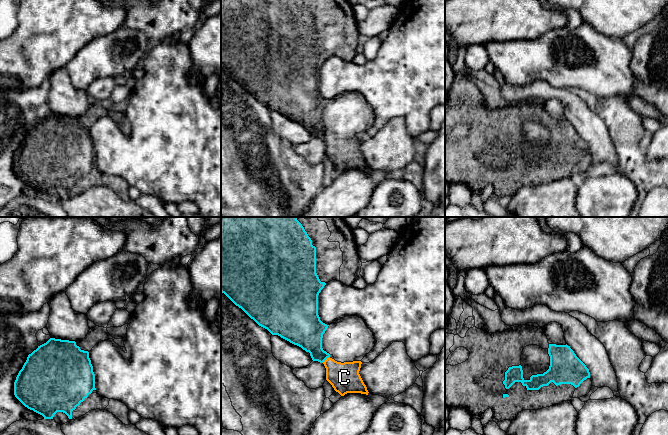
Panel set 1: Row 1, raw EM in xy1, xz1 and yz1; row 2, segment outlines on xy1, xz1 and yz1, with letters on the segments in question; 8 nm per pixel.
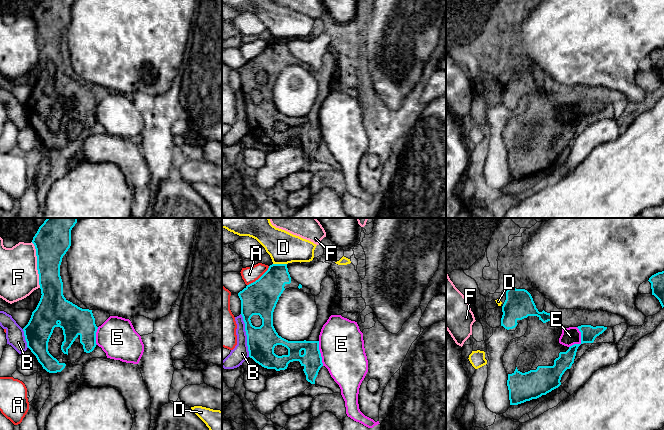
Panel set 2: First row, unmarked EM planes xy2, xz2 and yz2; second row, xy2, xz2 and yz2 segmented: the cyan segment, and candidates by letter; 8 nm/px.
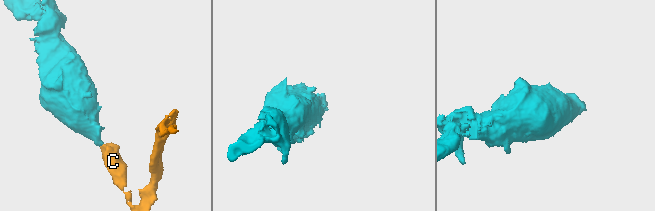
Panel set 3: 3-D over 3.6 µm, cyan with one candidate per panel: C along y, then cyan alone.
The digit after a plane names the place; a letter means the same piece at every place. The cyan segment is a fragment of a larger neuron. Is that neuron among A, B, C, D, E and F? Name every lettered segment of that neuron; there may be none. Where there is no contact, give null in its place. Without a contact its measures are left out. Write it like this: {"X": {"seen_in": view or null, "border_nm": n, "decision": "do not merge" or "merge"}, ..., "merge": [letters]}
{"A": {"seen_in": "xz2", "border_nm": 240, "decision": "do not merge"}, "B": {"seen_in": "xz2", "border_nm": 360, "decision": "do not merge"}, "C": {"seen_in": "xz1", "border_nm": 80, "decision": "merge"}, "D": {"seen_in": "xz2", "border_nm": 110, "decision": "do not merge"}, "E": {"seen_in": "yz2", "border_nm": 180, "decision": "do not merge"}, "F": {"seen_in": "xy2", "border_nm": 380, "decision": "do not merge"}, "merge": ["C"]}

